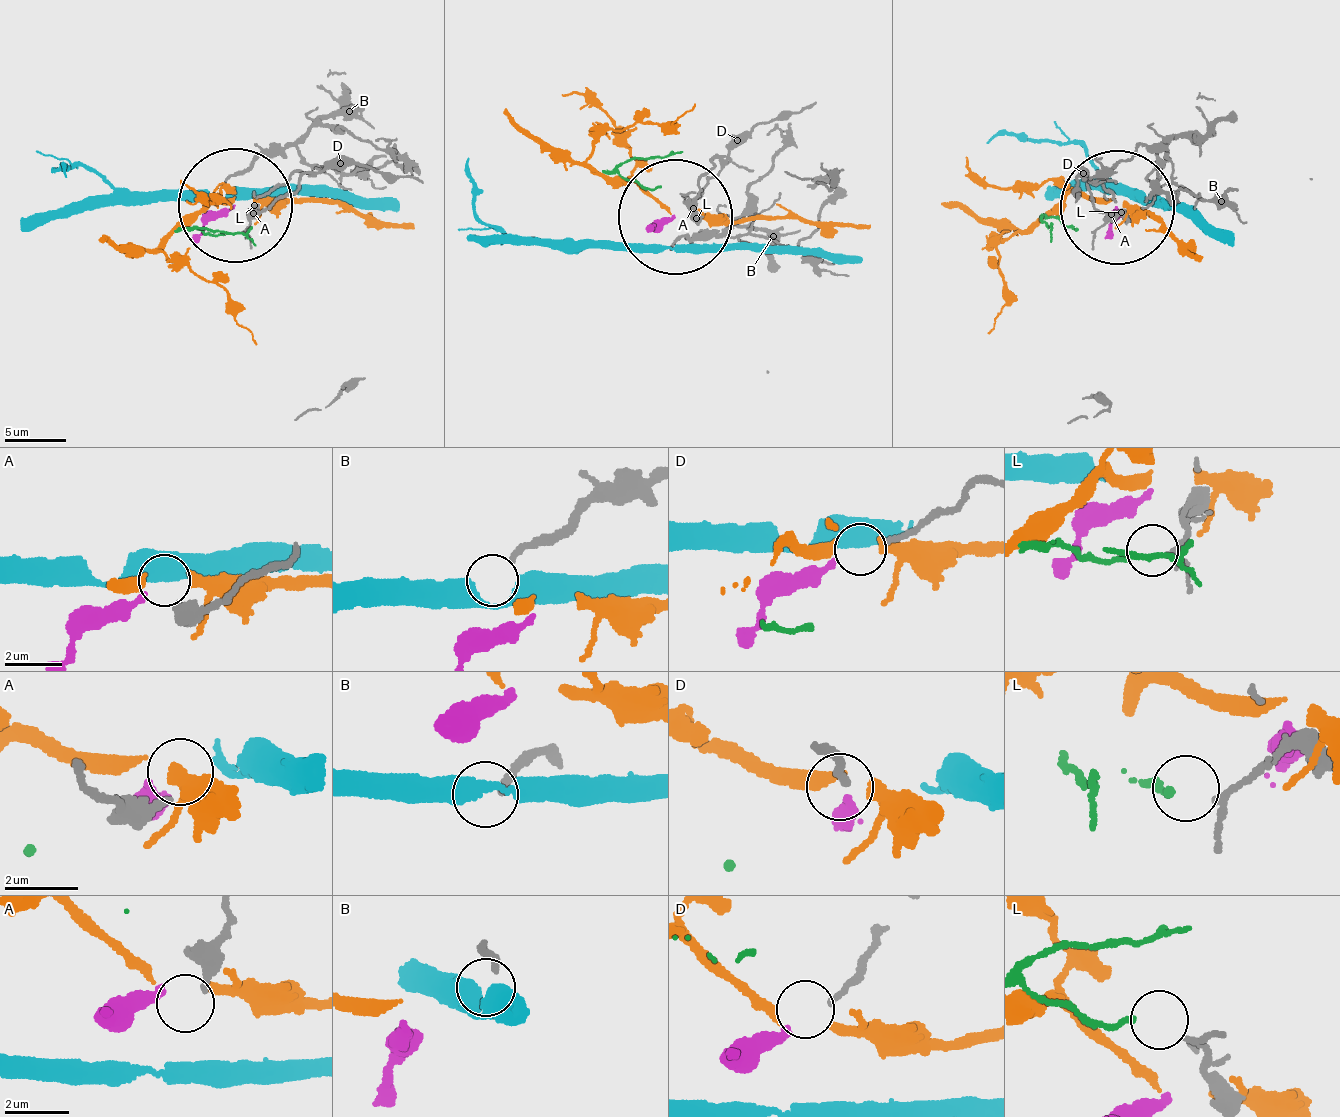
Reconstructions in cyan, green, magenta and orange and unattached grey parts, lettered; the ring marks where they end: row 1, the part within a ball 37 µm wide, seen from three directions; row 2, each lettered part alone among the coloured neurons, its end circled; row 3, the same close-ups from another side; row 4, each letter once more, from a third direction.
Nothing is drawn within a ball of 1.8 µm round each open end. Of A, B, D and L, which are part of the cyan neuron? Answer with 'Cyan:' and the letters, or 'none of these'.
Cyan: none of these

